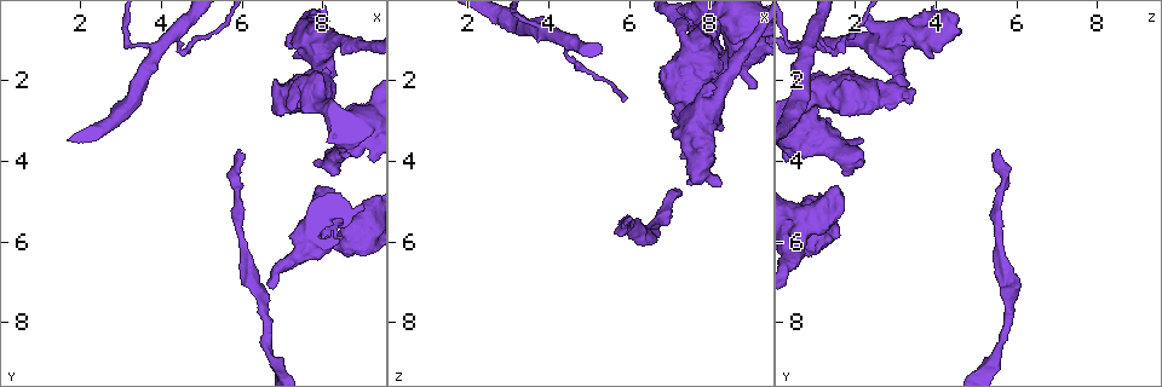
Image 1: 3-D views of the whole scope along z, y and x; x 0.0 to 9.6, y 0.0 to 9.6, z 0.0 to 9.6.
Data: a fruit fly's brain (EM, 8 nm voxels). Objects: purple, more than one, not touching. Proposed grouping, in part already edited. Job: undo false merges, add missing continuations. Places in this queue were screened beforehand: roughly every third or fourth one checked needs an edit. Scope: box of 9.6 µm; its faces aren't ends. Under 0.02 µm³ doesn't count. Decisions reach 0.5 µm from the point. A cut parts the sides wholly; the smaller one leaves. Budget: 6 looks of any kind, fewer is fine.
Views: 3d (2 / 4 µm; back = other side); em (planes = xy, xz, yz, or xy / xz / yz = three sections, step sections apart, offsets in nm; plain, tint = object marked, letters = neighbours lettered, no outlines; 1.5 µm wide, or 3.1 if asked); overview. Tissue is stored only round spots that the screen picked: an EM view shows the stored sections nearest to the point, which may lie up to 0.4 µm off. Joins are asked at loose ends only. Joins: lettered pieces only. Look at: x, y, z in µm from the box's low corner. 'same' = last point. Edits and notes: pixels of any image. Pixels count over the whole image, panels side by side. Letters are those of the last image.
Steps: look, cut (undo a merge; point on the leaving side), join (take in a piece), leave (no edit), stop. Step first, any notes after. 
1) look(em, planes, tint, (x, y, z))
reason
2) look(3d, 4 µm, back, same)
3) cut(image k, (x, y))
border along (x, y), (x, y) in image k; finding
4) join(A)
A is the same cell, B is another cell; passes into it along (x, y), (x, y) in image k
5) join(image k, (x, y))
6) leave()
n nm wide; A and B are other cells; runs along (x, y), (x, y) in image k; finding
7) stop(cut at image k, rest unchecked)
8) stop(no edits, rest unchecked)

look(3d, 4 µm, (5.85, 3.75, 5.55))
end of a long branch

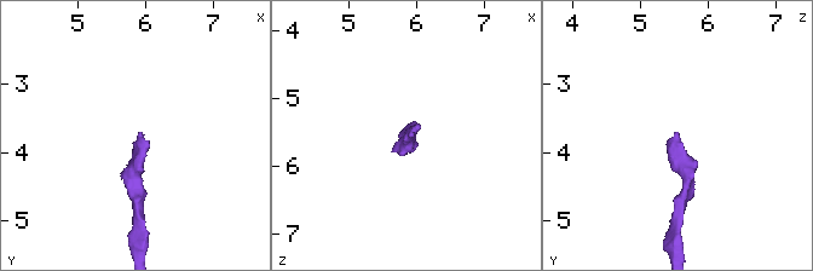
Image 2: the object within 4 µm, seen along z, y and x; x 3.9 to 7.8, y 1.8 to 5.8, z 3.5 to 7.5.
look(em, planes, plain, (5.90, 3.70, 5.55))
now the EM

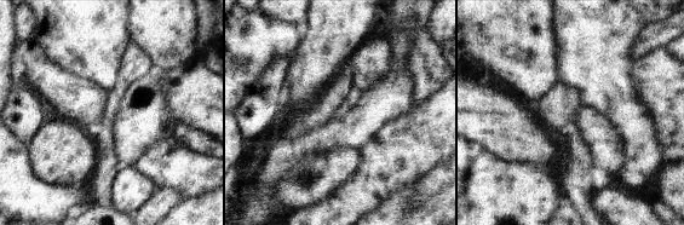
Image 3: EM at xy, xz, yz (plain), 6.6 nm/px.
look(em, planes, letters, same)
see the neighbours

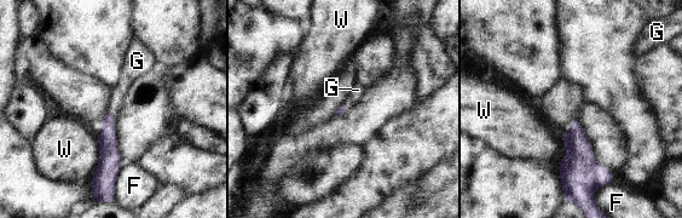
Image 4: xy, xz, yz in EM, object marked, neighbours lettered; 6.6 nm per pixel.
join(G)
G is the same cell, F and W are other cells; passes into it along (107, 138), (111, 113), (115, 103) in image 4; it goes on there

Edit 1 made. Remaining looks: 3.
look(overview)
redraw

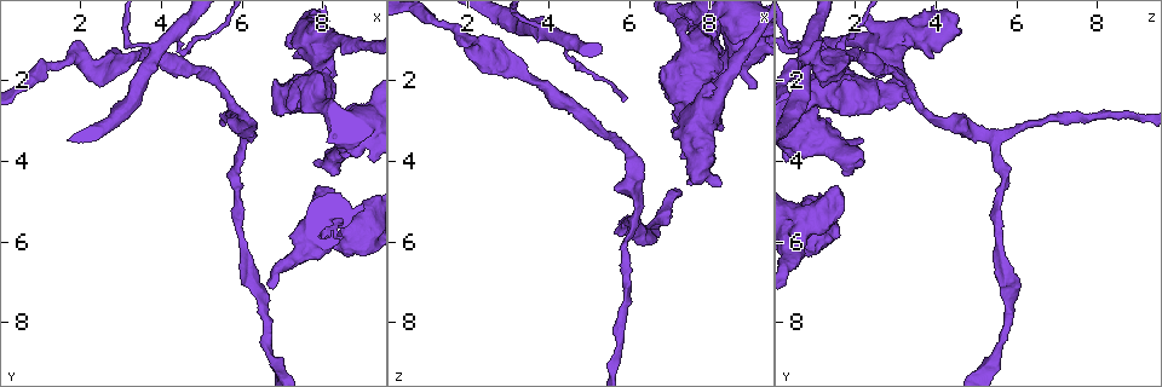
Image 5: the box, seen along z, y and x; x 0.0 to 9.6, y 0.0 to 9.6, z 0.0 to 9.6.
look(em, planes, tint, (7.85, 1.75, 1.00))
stops while still wide

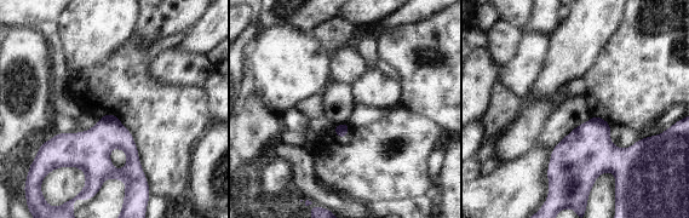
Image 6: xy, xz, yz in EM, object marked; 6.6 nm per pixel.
look(em, planes, letters, same)
what lies round it

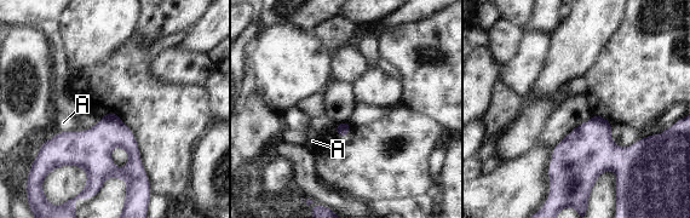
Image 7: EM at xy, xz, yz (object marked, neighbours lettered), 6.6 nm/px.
leave()
A is another cell; border along (58, 131), (74, 132) in image 7; no lettered piece goes on from it

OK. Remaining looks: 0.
stop(join at image 4, rest unchecked)

